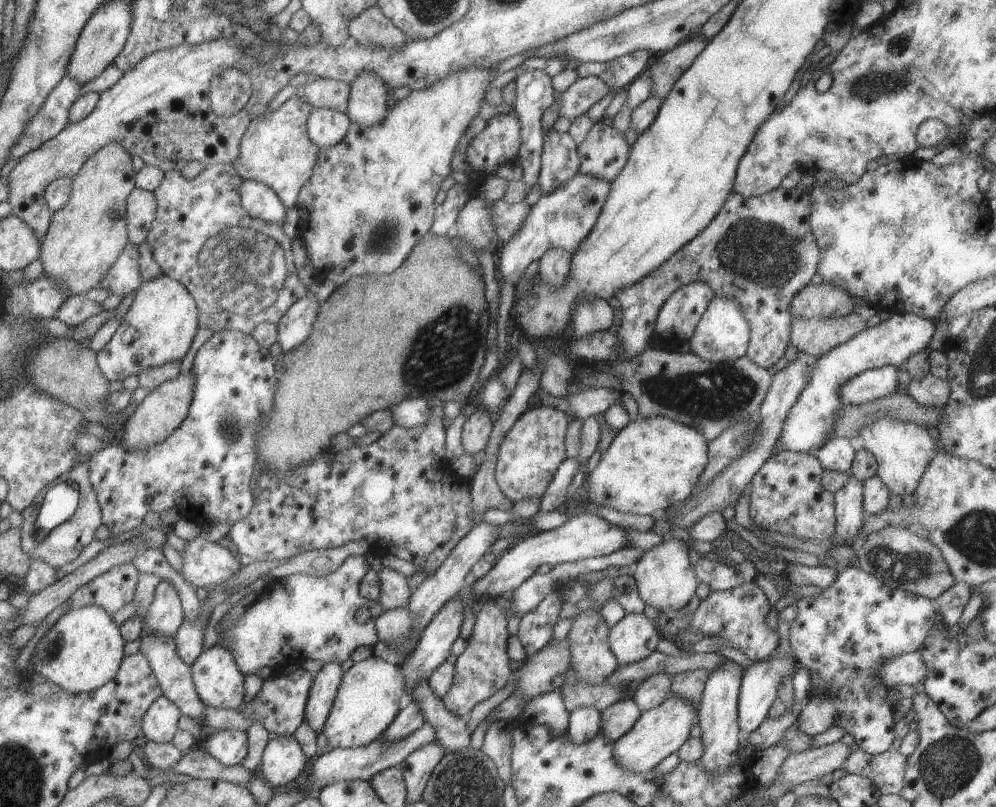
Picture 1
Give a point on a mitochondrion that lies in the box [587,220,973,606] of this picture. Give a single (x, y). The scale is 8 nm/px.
(712, 392)

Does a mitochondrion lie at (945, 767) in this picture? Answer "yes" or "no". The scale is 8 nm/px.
yes

